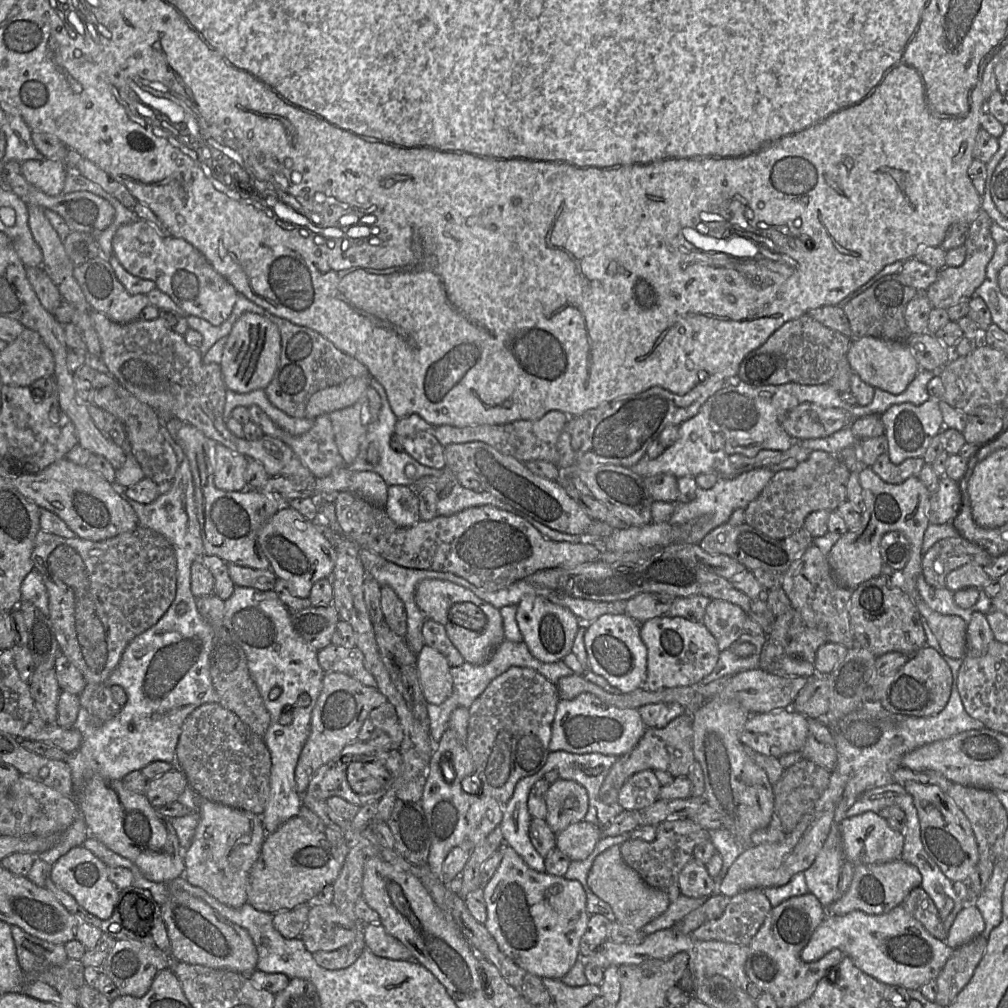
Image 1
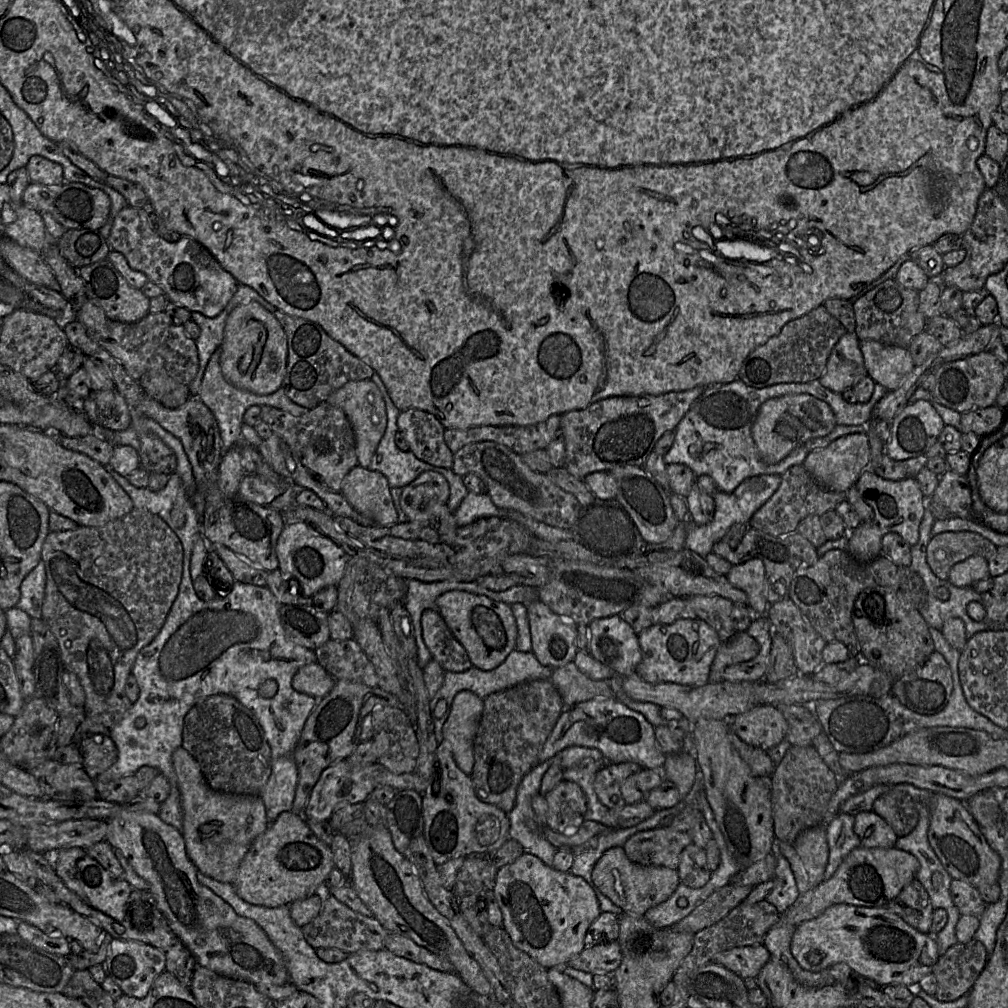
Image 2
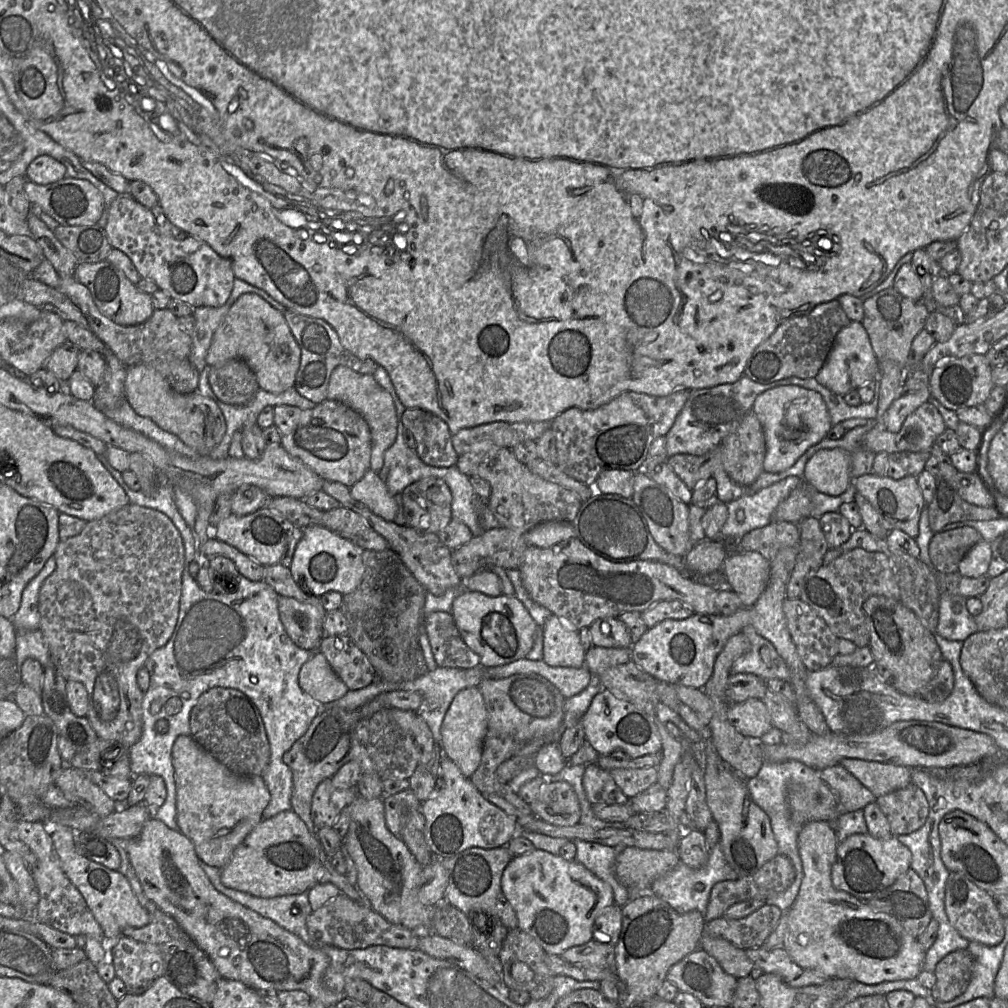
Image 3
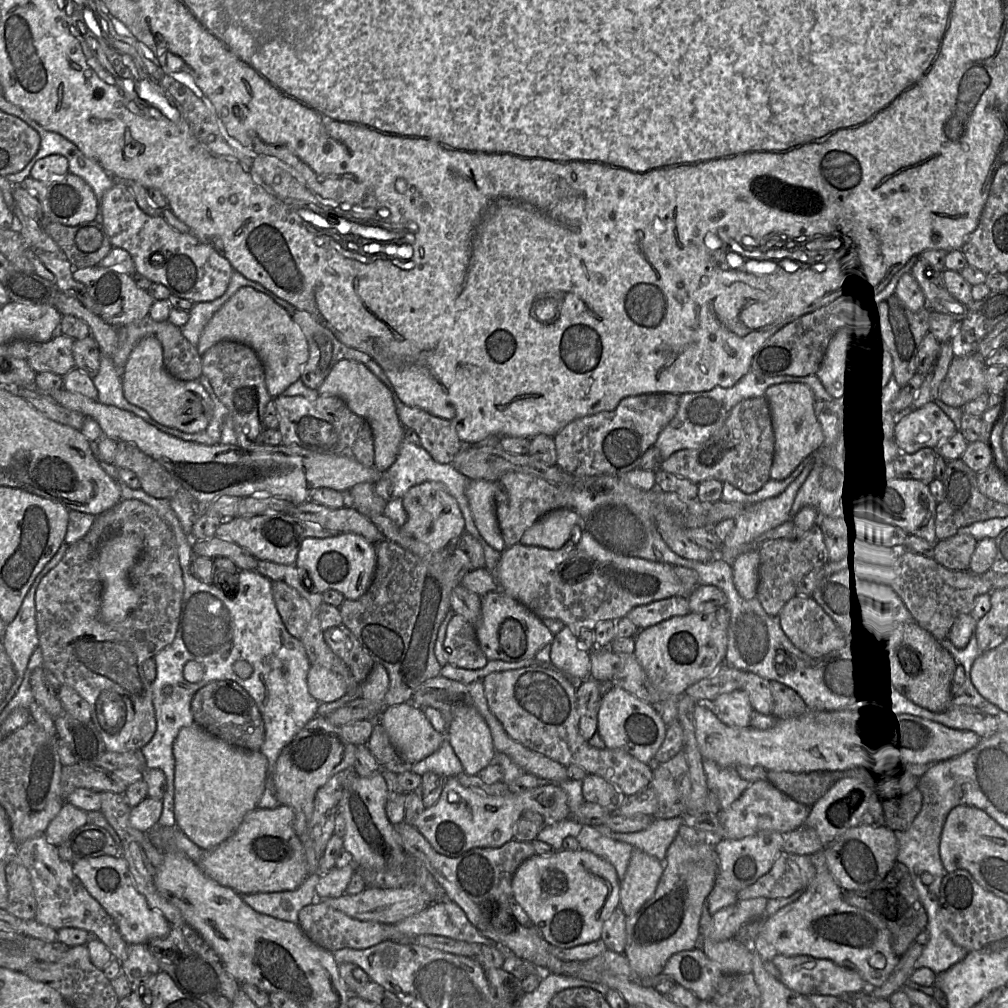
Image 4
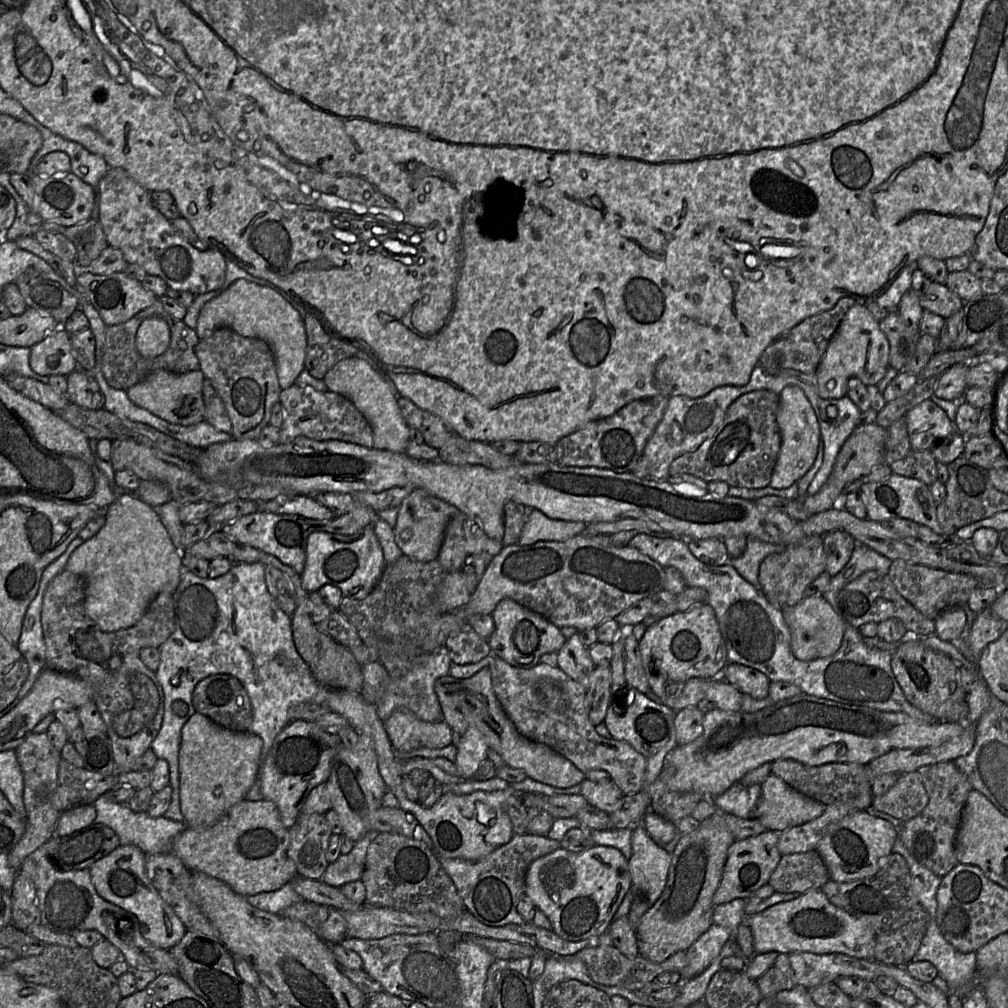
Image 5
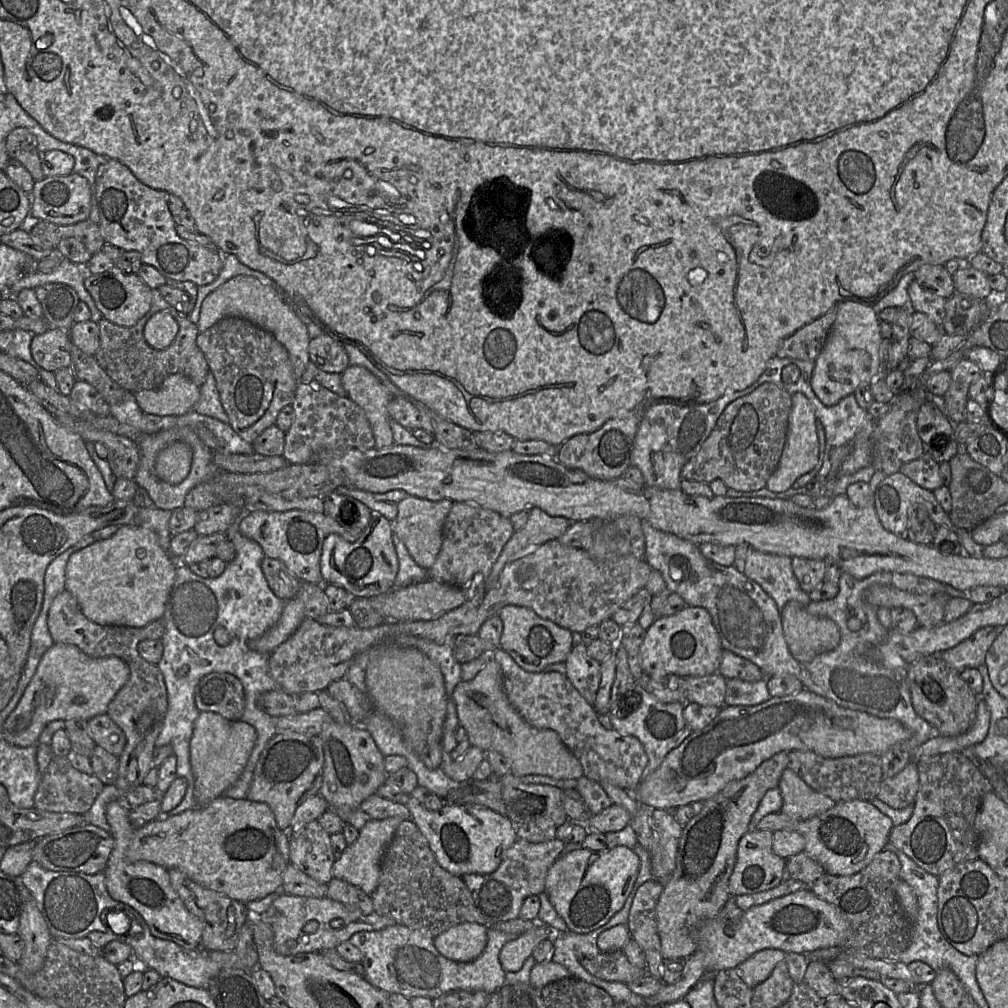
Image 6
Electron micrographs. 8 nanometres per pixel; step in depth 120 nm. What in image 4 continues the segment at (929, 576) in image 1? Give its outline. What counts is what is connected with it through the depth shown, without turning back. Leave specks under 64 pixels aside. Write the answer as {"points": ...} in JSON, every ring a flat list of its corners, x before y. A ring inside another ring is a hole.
{"points":[[956,533,934,542,931,556,946,568,968,571,976,544,972,535]]}

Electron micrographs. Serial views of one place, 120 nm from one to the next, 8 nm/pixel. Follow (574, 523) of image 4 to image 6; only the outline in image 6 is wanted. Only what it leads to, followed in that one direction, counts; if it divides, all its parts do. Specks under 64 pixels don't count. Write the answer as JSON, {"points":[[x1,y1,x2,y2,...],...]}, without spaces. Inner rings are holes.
{"points":[[538,507,531,508,527,523,521,529,514,531,494,563,485,581,486,591,496,586,507,564,545,542,558,539,570,525,571,521,564,517,550,516]]}

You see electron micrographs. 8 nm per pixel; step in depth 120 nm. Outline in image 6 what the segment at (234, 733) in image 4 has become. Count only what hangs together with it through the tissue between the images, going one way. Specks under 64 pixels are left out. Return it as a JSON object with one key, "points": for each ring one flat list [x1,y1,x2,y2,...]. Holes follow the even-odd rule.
{"points":[[210,673,195,688,195,704,204,712,214,712,231,721,240,720,245,709,241,681,229,673]]}

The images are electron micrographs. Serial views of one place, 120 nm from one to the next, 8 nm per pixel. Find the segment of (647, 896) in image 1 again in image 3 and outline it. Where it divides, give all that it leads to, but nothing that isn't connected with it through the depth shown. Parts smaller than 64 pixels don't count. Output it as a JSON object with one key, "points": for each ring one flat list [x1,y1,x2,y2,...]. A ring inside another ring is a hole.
{"points":[[626,847,616,858,615,874,629,889,629,899,651,891,652,883,672,870,680,861,677,850,652,850]]}

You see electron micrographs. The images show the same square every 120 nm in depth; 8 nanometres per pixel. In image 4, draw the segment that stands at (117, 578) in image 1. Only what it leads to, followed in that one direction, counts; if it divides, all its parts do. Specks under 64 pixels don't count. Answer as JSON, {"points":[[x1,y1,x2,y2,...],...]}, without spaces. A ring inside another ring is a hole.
{"points":[[121,499,113,508,98,515,89,532,68,546,61,561,42,578,37,587,36,623,43,666,55,676,58,685,74,688,89,704,91,722,99,731,107,751,122,753,141,750,155,734,153,693,151,683,143,674,142,663,174,640,183,590,182,569,170,528,152,507,135,499],[120,533,135,533,144,541,144,551,129,572,129,580,139,595,139,603,123,621,106,623,100,617,103,581,98,572,98,545,104,539]]}

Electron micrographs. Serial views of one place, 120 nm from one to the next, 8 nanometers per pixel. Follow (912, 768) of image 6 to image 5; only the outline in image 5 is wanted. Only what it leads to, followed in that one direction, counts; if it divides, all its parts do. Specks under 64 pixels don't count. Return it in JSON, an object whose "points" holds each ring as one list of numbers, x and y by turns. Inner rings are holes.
{"points":[[917,771,899,774,895,784,883,795,874,796,872,806,906,822,927,806,929,796]]}

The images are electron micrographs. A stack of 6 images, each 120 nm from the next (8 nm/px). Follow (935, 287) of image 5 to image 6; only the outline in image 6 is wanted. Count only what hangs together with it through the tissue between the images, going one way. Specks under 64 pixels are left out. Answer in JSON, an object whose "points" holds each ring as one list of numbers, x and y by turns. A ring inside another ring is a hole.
{"points":[[913,280,908,287,909,308,914,312,922,312,932,319,942,329,945,317,946,299,930,290,916,280]]}

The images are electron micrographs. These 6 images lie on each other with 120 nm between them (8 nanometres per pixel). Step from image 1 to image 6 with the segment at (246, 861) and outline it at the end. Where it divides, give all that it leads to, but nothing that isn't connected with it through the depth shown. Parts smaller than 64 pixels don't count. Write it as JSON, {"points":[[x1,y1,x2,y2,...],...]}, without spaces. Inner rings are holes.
{"points":[[201,711,190,741,190,763,197,806,204,806,223,795,243,772,257,740,256,729,241,720,231,721,220,714]]}

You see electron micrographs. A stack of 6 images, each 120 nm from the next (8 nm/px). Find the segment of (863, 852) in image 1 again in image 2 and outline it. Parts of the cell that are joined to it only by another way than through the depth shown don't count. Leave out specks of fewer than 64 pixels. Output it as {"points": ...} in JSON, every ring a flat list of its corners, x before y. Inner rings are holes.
{"points":[[874,811,855,815,853,829,860,839,860,846,865,848,892,848,898,839,892,827]]}

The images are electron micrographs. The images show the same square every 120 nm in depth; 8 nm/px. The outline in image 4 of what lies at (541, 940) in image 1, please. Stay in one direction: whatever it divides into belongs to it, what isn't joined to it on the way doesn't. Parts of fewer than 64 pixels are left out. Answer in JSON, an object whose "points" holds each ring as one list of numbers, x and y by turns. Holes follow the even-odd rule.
{"points":[[583,849,533,855,513,875,512,897,528,914,531,925,549,944,571,948,601,939,604,922,620,906,620,880,606,859]]}

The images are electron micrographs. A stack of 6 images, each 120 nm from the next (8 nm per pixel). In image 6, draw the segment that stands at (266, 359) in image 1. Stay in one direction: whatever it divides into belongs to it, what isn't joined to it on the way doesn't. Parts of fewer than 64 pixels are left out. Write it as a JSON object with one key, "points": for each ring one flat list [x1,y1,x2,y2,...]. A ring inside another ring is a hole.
{"points":[[240,275,230,279,202,302,197,328,200,333,205,332,218,321,231,316,246,319,271,333,287,350,296,378,302,377,310,361,308,329,274,288,251,276]]}

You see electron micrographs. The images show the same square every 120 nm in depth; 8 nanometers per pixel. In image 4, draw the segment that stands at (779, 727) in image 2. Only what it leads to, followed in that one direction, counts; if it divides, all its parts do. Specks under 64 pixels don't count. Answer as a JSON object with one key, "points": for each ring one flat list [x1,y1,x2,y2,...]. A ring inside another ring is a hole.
{"points":[[744,690,721,694,711,701,709,706,724,724,735,727,750,726,751,714,754,709]]}

